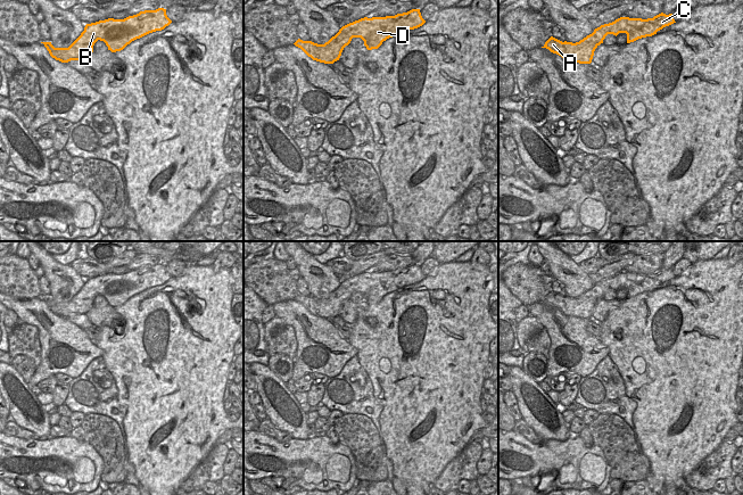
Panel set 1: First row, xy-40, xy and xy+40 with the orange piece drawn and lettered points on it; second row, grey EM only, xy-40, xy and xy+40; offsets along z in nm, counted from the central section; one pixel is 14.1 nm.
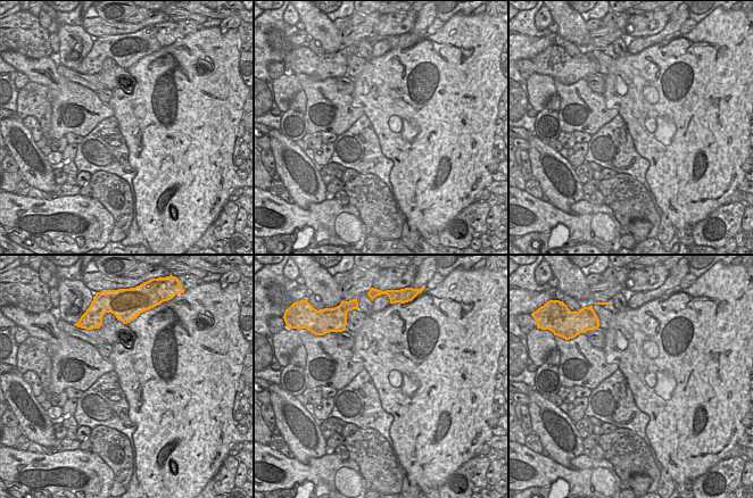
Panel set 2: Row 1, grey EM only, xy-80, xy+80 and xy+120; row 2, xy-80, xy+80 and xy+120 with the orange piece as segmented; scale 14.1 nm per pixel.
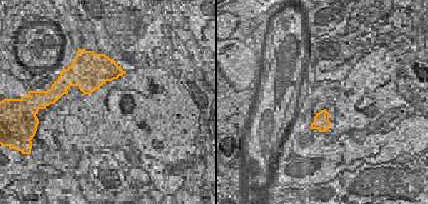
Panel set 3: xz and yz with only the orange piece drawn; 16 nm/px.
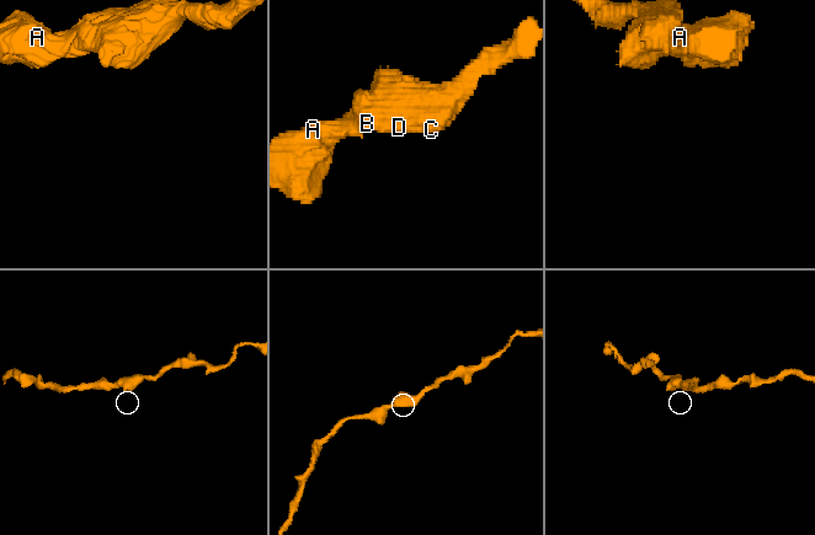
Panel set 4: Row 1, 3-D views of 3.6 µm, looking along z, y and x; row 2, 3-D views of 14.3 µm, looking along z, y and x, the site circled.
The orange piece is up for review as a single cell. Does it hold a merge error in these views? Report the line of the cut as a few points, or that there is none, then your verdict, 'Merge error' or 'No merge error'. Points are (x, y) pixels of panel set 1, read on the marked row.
No split. No merge error

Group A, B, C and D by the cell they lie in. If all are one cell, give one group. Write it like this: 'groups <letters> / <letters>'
groups A B C D

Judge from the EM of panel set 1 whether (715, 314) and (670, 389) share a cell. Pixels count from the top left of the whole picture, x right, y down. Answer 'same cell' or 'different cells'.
same cell

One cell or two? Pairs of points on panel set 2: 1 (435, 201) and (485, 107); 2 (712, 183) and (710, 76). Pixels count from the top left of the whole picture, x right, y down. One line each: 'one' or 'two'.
1: one
2: one

